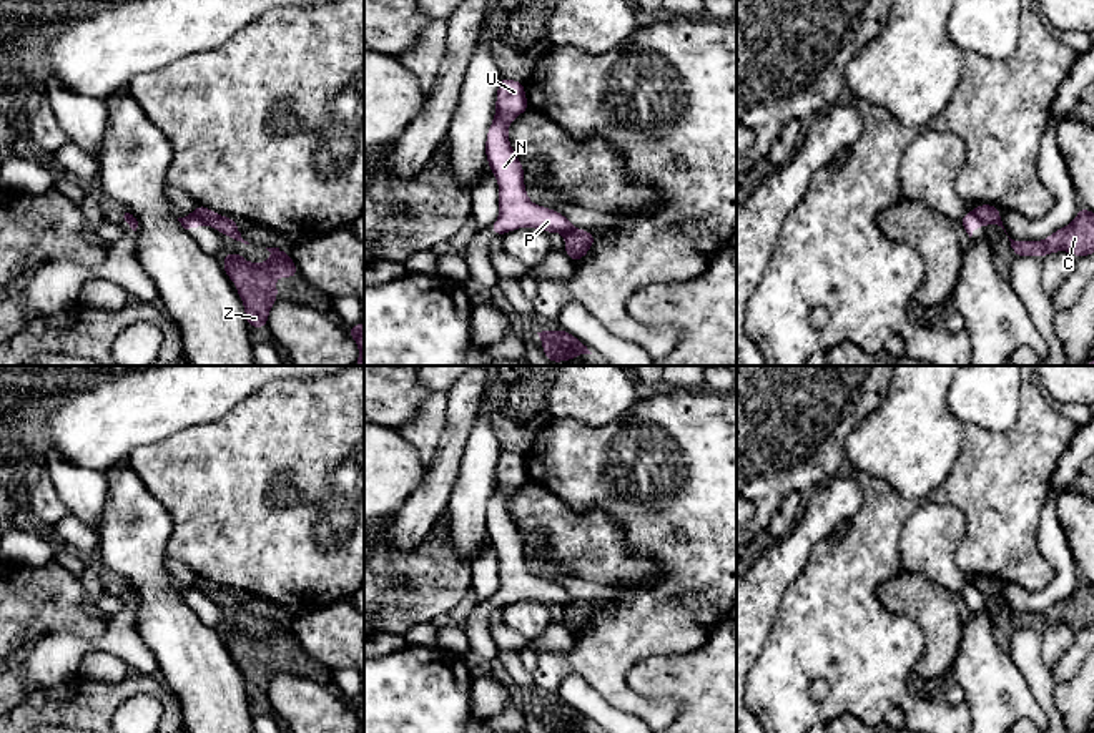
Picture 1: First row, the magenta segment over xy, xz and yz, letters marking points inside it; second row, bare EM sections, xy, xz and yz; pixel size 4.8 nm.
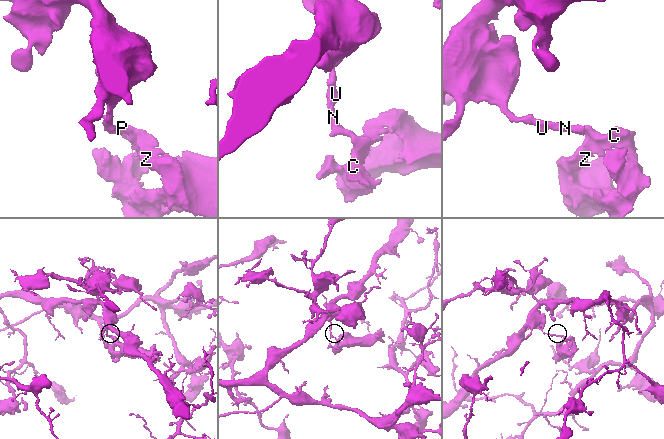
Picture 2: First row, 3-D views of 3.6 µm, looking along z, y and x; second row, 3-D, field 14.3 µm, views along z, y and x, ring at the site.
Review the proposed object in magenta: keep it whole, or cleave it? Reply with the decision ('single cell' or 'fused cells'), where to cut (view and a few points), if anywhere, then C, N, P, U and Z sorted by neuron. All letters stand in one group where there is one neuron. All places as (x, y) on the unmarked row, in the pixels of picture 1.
fused cells | xy (192, 585), (206, 595) | C Z / N P U

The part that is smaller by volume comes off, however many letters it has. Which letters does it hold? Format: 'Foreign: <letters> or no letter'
Foreign: C, Z

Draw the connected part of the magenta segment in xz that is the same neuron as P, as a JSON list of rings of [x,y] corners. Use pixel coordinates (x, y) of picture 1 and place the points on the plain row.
[[[500,449],[495,487],[485,510],[485,530],[499,557],[499,590],[494,607],[517,600],[569,607],[575,598],[559,583],[534,577],[524,555],[524,539],[509,515],[509,497],[529,482],[524,455]]]

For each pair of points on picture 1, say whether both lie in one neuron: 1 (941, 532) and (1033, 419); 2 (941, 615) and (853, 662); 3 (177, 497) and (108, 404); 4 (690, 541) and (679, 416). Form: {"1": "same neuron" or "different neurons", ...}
{"1": "different neurons", "2": "different neurons", "3": "different neurons", "4": "same neuron"}

